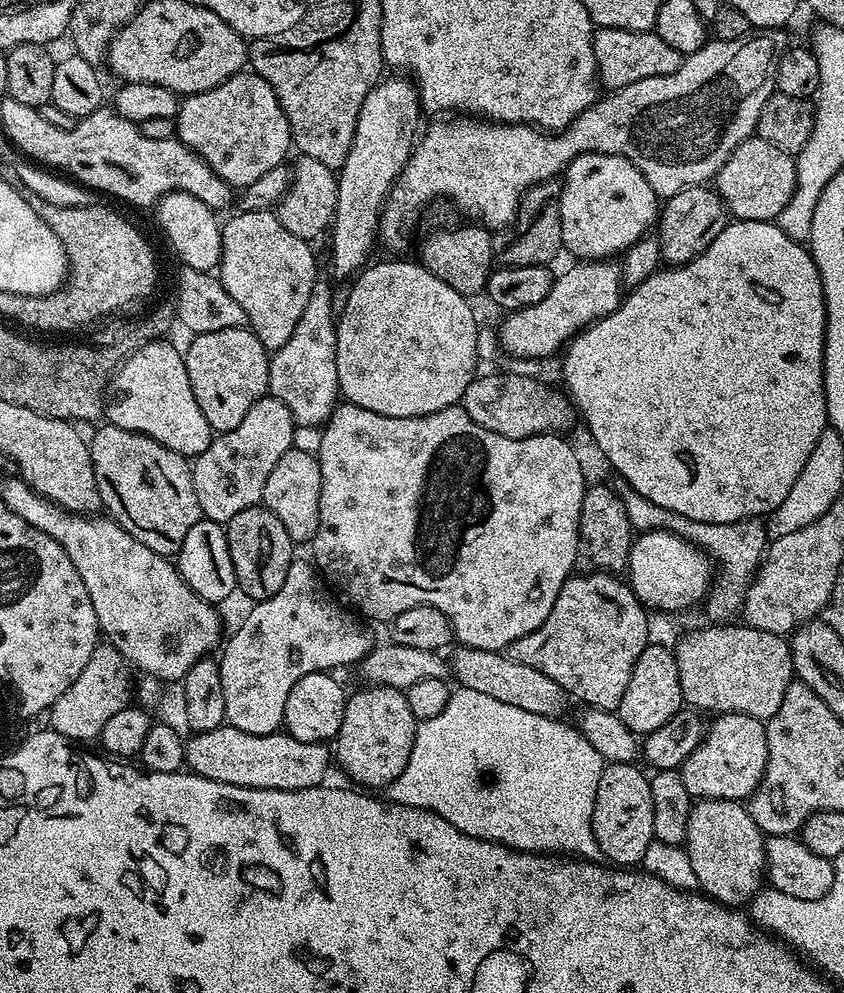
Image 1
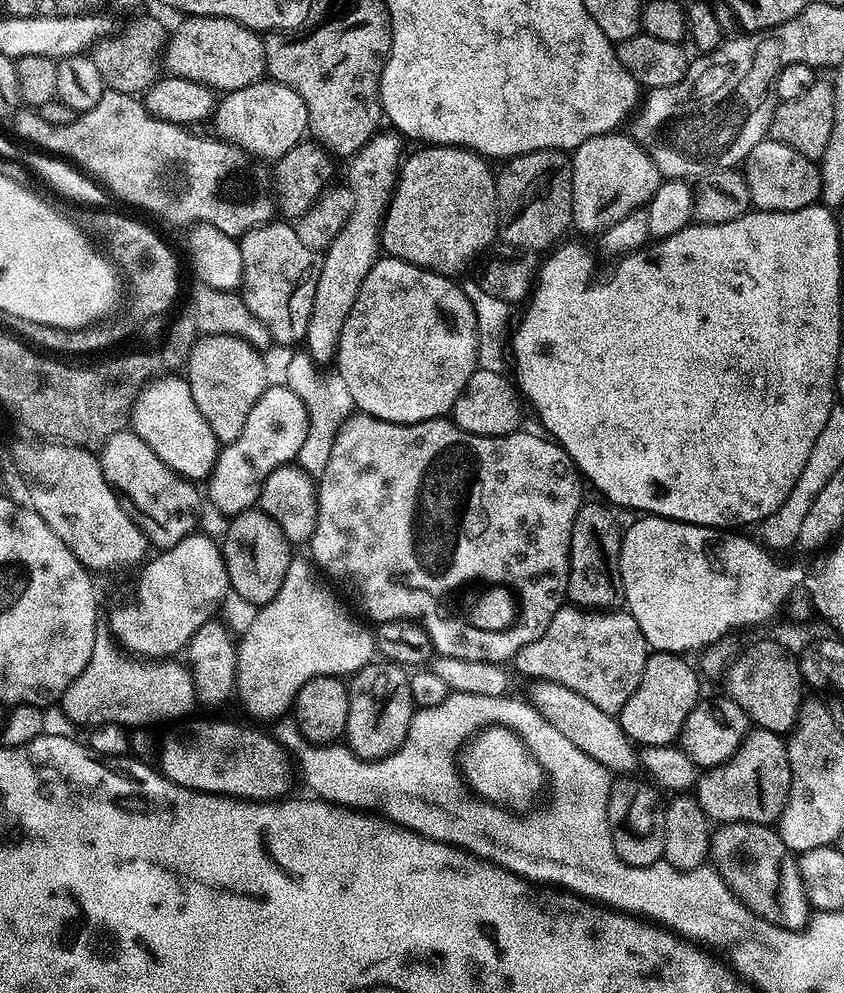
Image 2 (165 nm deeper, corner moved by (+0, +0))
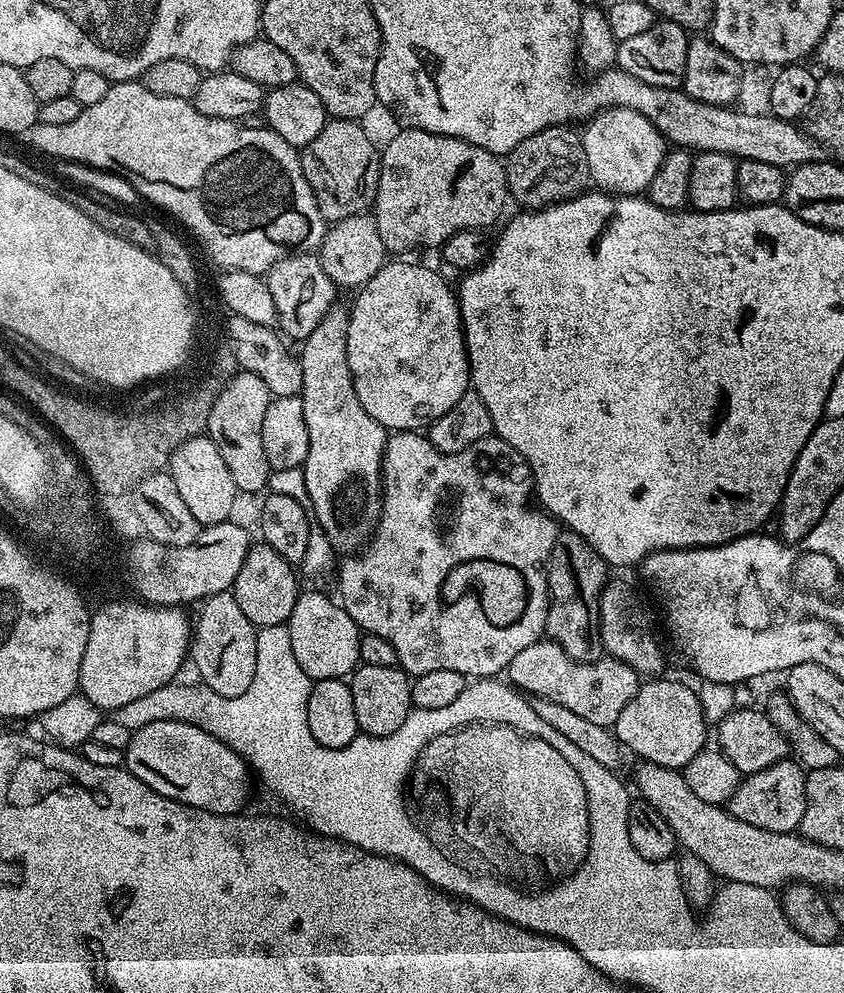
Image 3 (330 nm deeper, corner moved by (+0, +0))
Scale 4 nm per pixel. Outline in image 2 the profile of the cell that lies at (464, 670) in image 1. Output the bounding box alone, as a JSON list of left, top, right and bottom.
[531,680,642,774]

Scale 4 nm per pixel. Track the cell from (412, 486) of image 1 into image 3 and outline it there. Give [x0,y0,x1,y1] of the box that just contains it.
[338,430,561,678]

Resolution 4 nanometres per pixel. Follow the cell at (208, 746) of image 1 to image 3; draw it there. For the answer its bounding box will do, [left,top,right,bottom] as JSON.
[123,720,249,816]

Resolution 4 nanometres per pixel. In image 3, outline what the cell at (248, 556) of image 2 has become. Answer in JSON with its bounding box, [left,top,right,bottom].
[231,542,302,630]

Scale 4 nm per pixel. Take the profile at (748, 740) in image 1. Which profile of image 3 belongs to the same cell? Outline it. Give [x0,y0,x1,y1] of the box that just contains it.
[727,759,807,833]

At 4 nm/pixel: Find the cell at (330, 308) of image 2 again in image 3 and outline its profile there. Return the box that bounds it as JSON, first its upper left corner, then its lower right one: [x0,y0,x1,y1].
[298,303,389,554]

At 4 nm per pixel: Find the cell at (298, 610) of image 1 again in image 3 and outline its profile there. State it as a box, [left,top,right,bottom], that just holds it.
[286,591,361,681]

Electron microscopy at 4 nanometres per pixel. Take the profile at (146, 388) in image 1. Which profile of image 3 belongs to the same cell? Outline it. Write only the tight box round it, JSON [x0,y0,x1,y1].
[166,435,238,525]

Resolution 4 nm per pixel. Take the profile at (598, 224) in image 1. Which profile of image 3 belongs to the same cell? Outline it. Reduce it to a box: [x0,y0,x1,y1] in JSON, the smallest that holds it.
[582,108,666,196]

